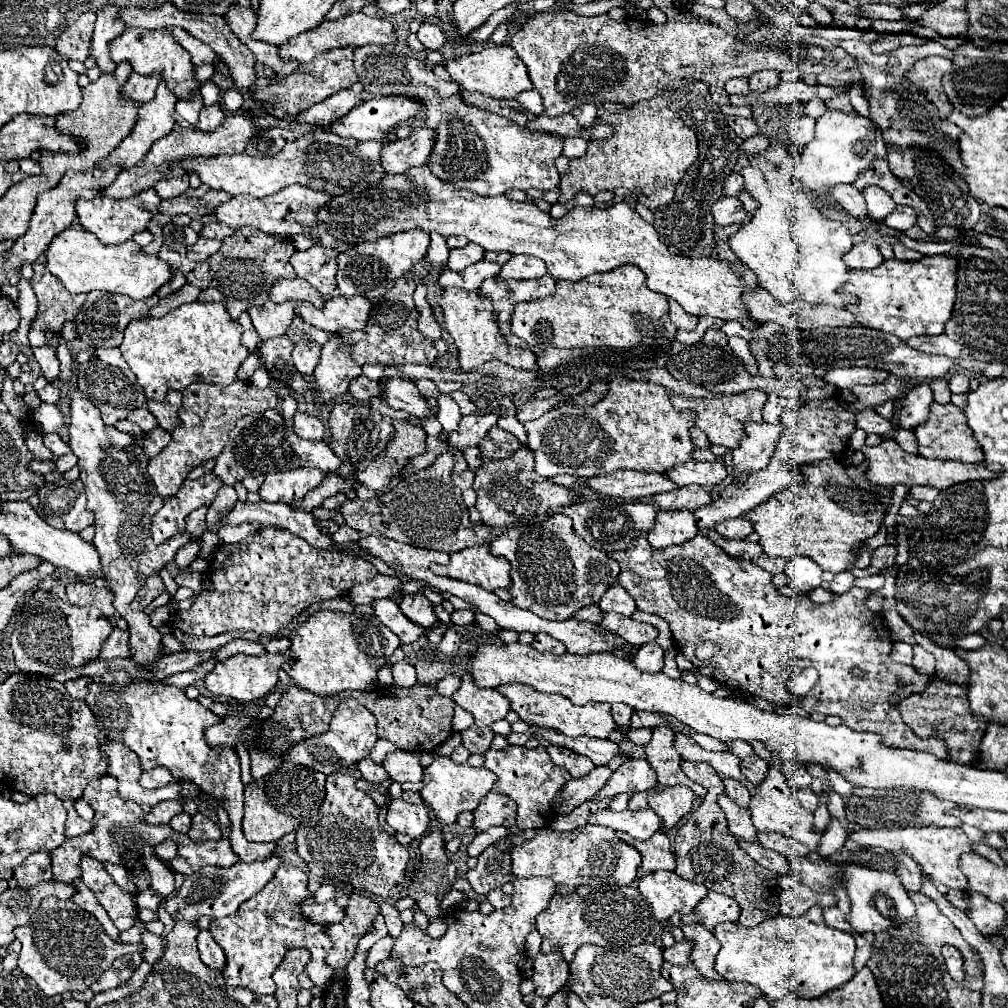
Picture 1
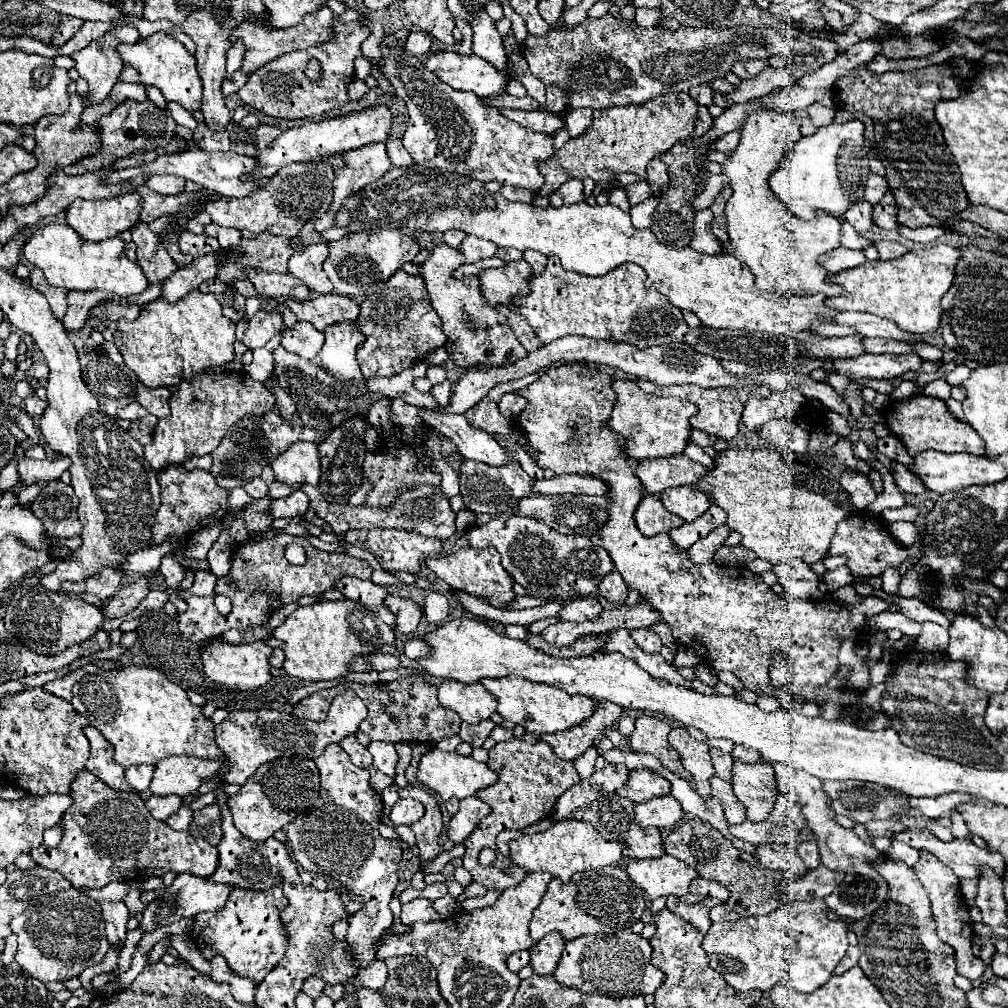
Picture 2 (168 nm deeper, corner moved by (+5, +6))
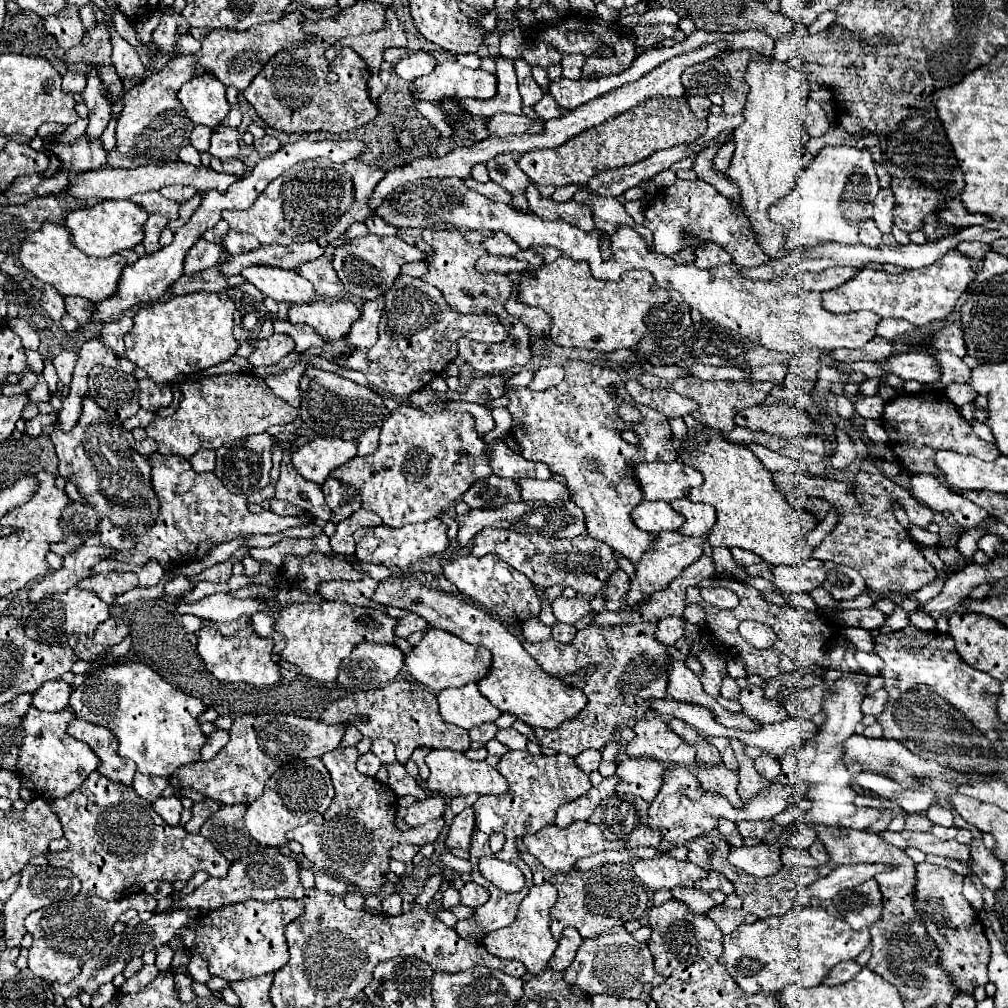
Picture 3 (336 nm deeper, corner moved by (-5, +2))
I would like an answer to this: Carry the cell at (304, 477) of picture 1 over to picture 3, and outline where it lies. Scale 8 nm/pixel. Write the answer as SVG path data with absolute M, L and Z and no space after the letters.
M315 438L295 450L291 462L299 474L315 484L323 484L331 470L355 458L357 448L353 442L339 438Z

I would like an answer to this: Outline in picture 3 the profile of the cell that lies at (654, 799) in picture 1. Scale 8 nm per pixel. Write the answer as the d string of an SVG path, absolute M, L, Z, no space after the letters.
M629 758L619 762L617 774L621 776L621 784L617 786L619 794L633 794L647 802L655 798L663 784L663 766L651 758Z

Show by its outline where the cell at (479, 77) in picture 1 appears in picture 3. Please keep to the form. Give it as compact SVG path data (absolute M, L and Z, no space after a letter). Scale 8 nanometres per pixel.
M453 60L441 62L435 70L413 82L413 92L419 100L439 102L443 98L493 98L497 90L495 74L481 68L471 70Z

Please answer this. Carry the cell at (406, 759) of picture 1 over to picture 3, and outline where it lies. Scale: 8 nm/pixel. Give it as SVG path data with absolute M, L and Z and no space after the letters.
M375 738L375 740L373 740L373 746L371 746L371 752L373 752L383 764L397 762L397 758L395 758L395 746L393 746L391 740Z

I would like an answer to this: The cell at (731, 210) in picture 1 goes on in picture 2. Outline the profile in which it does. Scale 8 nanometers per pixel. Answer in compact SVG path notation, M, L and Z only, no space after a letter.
M701 210L695 212L695 224L693 224L693 238L689 242L689 246L701 254L721 254L721 244L715 238L715 234L711 232L711 220L713 220L713 212L711 210Z

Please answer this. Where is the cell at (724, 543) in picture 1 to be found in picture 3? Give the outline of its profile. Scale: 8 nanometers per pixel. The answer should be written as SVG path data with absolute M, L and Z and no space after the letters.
M733 548L733 550L731 550L731 554L733 554L735 564L737 564L737 566L741 566L741 568L747 568L747 566L751 566L751 564L759 564L759 562L761 562L761 558L759 558L759 556L755 556L753 552L743 550L743 548Z

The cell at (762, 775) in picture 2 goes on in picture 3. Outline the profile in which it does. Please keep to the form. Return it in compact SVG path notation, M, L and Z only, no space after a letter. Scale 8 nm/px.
M731 740L731 748L737 756L739 762L739 786L737 792L741 796L743 802L749 802L751 798L755 798L755 794L759 794L759 790L765 790L767 786L771 786L771 782L767 778L763 778L755 768L753 768L753 760L743 752L743 744L739 740Z

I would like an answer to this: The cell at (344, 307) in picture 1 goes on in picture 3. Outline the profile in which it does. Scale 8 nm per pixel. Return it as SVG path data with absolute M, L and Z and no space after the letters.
M315 300L309 304L293 304L289 308L289 322L313 326L327 342L343 338L351 324L359 318L361 310L349 300L323 302Z

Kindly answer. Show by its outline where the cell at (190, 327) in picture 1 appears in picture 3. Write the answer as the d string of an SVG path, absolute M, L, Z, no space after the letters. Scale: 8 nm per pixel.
M193 292L155 302L135 314L135 324L125 334L125 358L143 368L159 386L171 384L181 374L223 364L239 350L239 342L233 338L233 312L235 304L219 300L213 292Z

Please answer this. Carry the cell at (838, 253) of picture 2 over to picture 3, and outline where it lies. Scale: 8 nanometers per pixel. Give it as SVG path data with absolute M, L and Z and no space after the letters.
M833 266L833 268L821 270L821 272L803 272L801 286L807 290L817 290L817 292L833 290L833 288L845 284L847 280L851 280L857 272L859 272L859 268L853 268L853 266Z

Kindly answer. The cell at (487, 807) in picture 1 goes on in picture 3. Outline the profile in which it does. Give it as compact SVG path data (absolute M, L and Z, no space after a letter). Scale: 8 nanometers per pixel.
M467 808L459 816L453 818L453 824L451 824L451 830L447 836L447 846L467 850L473 828L475 828L475 812L473 812L473 808Z

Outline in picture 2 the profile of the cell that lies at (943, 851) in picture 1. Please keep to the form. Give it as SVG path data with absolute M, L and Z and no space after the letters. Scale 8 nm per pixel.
M921 852L919 862L913 866L915 874L919 876L923 888L929 894L931 900L931 912L933 912L933 920L937 922L937 936L949 944L955 954L957 954L957 974L969 978L969 980L977 980L981 978L981 974L985 972L985 962L973 954L971 942L973 942L973 922L969 916L969 908L963 900L963 894L959 890L959 880L953 874L953 870L949 870L943 862L939 862L933 854L929 852Z

